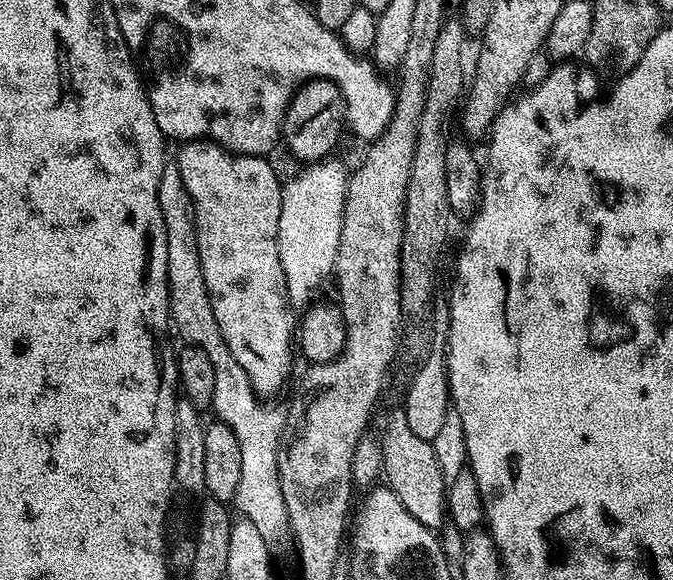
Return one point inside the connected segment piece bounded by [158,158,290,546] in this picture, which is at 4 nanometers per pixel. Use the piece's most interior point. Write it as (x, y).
(257, 427)

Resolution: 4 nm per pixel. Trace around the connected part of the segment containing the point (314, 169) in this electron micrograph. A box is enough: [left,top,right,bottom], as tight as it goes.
[278,158,350,310]

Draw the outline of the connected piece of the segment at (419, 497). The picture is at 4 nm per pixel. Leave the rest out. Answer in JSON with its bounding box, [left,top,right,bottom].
[381,414,447,530]

